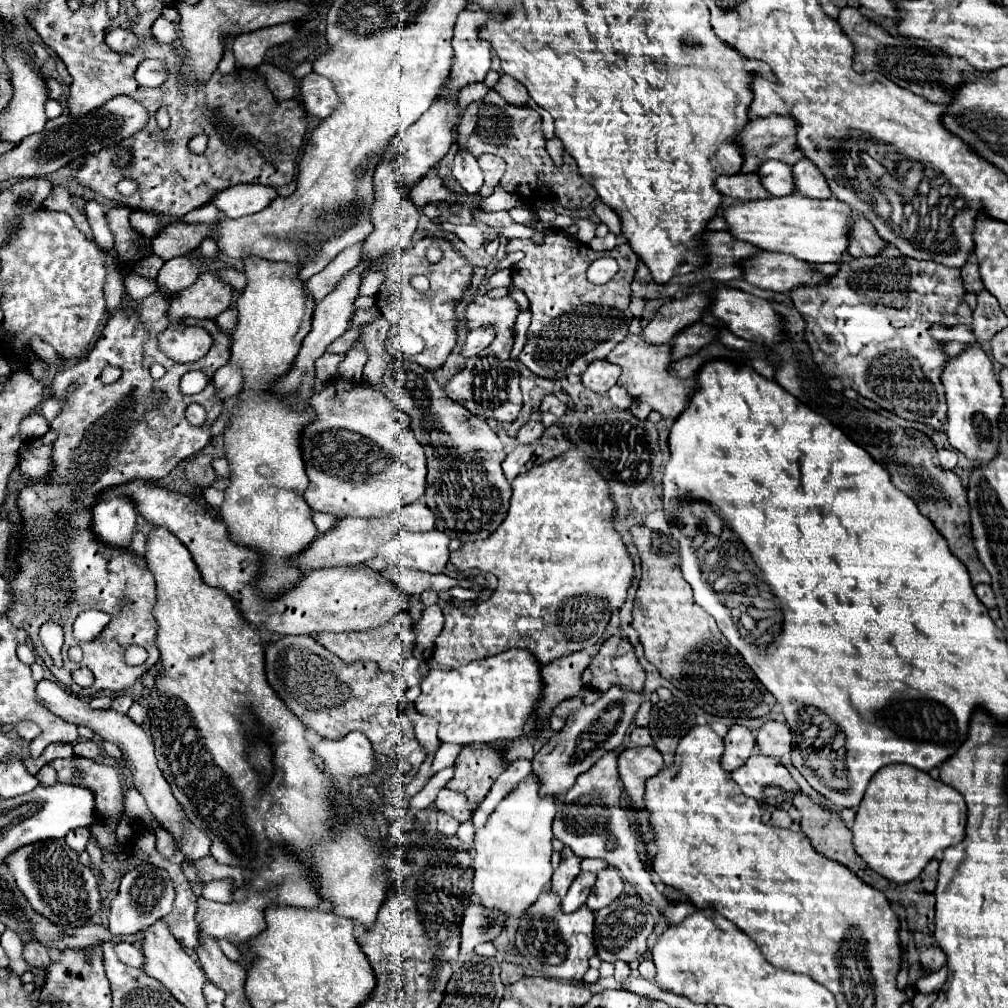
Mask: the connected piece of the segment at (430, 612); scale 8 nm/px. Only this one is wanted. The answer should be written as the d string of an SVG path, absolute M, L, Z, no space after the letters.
M429 606L425 608L423 612L423 618L417 626L413 626L415 634L417 634L417 648L425 650L425 648L431 648L435 638L441 634L443 630L443 624L445 624L445 618L443 618L443 612L441 612L441 606Z

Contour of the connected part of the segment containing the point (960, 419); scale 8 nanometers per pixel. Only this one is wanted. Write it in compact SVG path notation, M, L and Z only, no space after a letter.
M975 342L965 352L955 358L949 358L943 370L943 386L947 394L947 424L943 426L949 444L963 452L969 460L989 462L999 452L999 414L1005 406L1001 396L1001 386L995 380L993 362L987 358L983 348Z

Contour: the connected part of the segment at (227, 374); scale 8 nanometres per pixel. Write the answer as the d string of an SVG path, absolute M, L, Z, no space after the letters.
M225 364L221 370L217 370L217 374L213 376L213 386L217 390L217 398L219 400L225 400L225 398L231 398L235 396L239 390L241 390L241 372L231 366L231 364Z

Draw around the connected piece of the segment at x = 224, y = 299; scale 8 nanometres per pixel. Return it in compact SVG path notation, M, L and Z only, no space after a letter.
M201 272L197 282L171 296L169 318L217 318L231 306L233 290L215 272Z

